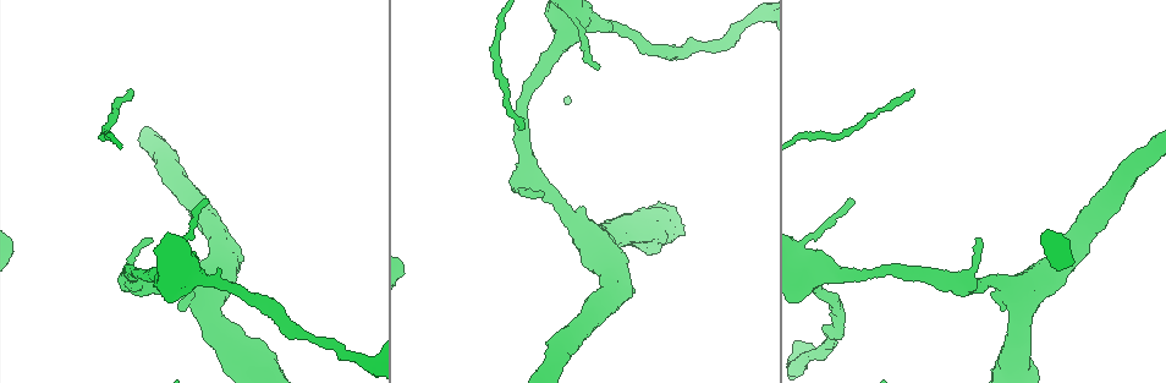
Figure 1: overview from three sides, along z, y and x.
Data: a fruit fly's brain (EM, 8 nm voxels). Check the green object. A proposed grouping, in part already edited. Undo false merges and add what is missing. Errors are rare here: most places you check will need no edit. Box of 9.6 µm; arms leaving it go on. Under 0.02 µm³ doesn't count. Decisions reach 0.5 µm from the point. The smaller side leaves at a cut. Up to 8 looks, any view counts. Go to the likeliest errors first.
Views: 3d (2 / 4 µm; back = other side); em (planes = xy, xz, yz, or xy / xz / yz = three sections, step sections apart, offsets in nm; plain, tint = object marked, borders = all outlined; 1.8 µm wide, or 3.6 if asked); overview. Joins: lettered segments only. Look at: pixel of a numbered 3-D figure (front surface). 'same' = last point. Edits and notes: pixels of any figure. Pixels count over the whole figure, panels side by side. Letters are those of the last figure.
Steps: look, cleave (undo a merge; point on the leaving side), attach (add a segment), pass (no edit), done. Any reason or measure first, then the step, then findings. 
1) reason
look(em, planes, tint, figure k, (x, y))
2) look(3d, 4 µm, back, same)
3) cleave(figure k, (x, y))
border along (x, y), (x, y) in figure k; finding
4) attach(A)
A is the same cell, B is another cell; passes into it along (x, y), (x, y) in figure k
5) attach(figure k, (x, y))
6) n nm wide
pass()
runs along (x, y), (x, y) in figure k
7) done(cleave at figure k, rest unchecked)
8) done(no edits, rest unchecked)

an open end
look(3d, 2 µm, figure 1, (524, 126))

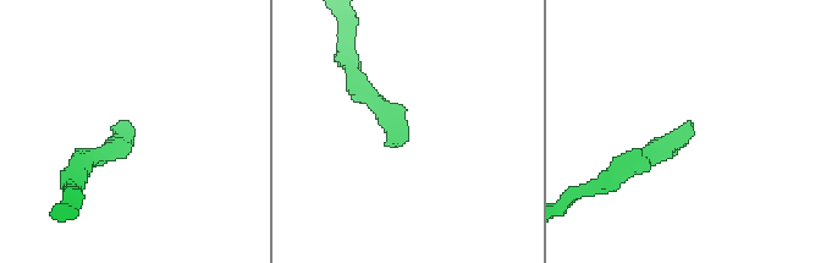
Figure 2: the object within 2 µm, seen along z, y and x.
now the EM
look(em, 3.6 µm, planes, borders, figure 2, (690, 120))

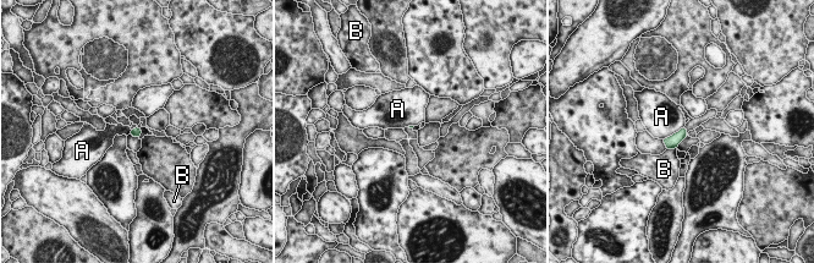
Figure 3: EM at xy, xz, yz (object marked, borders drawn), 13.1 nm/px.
A touches over 340 nm
pass()
A and B are other cells; border along (683, 126), (663, 138) in figure 3; no lettered segment goes on from it

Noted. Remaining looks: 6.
an open end
look(3d, 2 µm, back, figure 1, (150, 238))

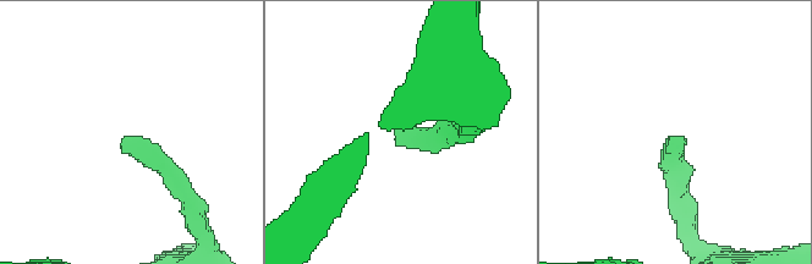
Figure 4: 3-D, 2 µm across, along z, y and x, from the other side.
look(em, xy, step 4, borders, figure 4, (124, 137))

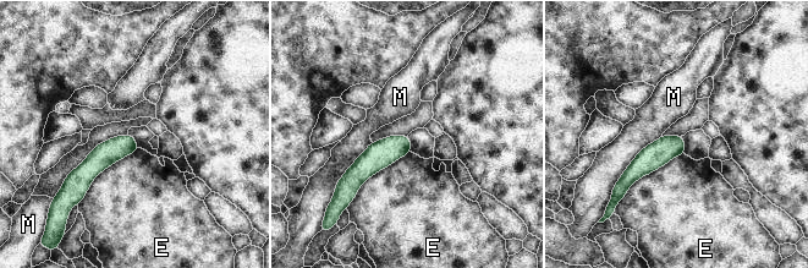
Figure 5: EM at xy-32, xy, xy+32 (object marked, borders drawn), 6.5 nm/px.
pass()
E and M are other cells; runs along (680, 140), (648, 159), (626, 185) in figure 5; none of them fits

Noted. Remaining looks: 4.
look(em, xz, step 8, tint, figure 1, (208, 202))

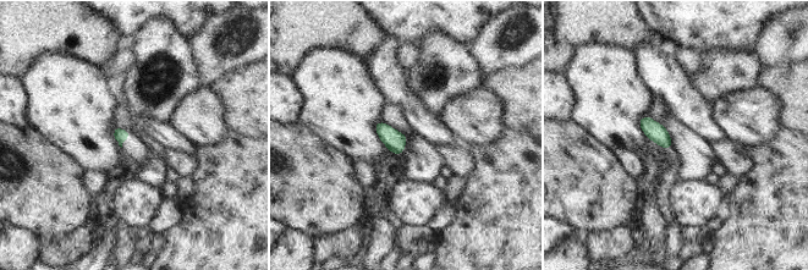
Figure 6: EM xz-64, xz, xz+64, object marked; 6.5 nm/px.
what lies round it
look(em, xz, step 8, borders, same)

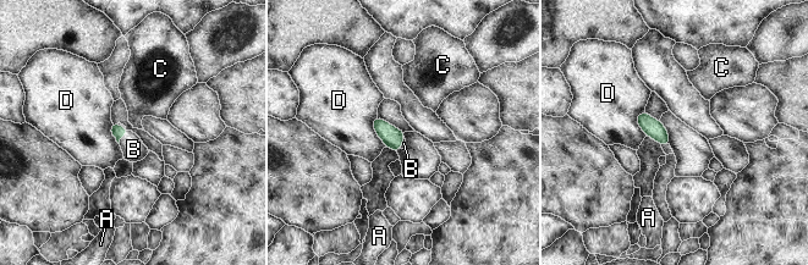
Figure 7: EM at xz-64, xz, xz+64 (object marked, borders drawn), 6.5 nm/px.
90 nm wide
attach(B)
B is the same cell, A, C and D are other cells; passes into it along (117, 132), (122, 136), (133, 149) in figure 7; the cell continues

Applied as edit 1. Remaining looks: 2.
done(attach at figure 7, rest unchecked)

